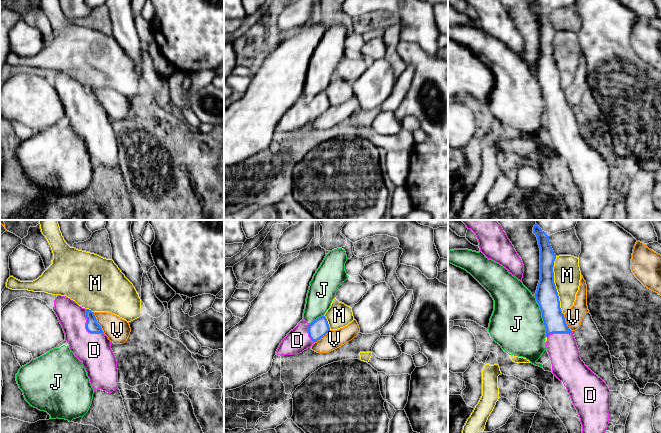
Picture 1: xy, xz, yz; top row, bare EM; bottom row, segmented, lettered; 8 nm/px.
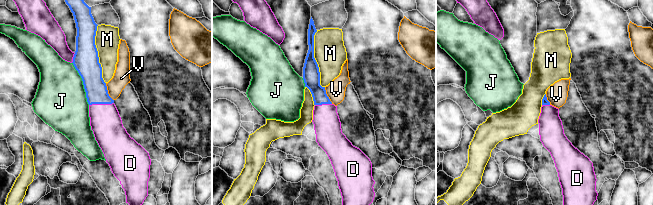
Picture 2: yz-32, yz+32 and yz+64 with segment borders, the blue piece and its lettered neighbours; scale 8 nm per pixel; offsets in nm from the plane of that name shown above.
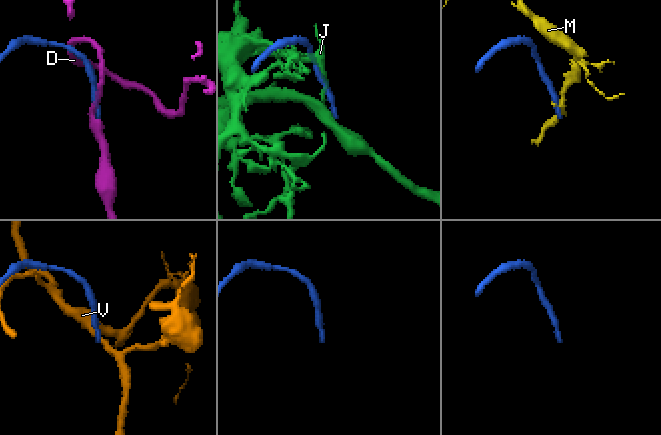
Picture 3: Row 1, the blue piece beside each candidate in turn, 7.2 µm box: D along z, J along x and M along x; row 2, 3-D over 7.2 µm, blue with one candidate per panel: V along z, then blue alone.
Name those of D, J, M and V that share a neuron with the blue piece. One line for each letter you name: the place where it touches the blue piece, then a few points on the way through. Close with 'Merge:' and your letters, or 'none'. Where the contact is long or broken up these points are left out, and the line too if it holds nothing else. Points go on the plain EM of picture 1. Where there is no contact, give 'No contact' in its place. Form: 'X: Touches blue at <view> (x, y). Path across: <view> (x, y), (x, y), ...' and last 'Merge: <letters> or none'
D: Touches blue at xy (86, 104)
Merge: D

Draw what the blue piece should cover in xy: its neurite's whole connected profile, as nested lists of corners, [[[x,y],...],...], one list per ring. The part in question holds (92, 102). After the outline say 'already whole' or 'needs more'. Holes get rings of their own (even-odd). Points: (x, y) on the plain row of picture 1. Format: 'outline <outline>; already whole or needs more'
outline [[[61,71],[55,74],[53,87],[63,104],[70,126],[82,138],[94,167],[101,165],[112,169],[118,165],[117,136],[111,125],[111,117],[97,99],[94,88],[82,84],[75,77]]]; needs more

